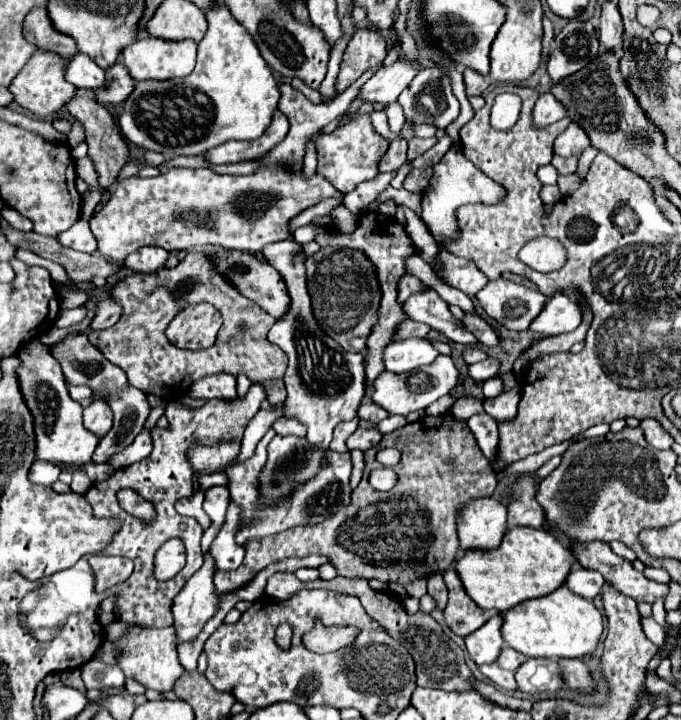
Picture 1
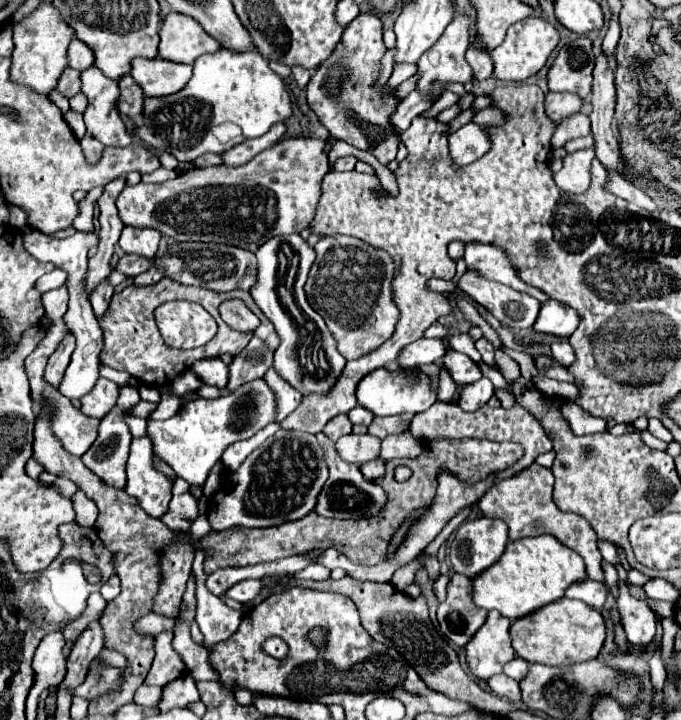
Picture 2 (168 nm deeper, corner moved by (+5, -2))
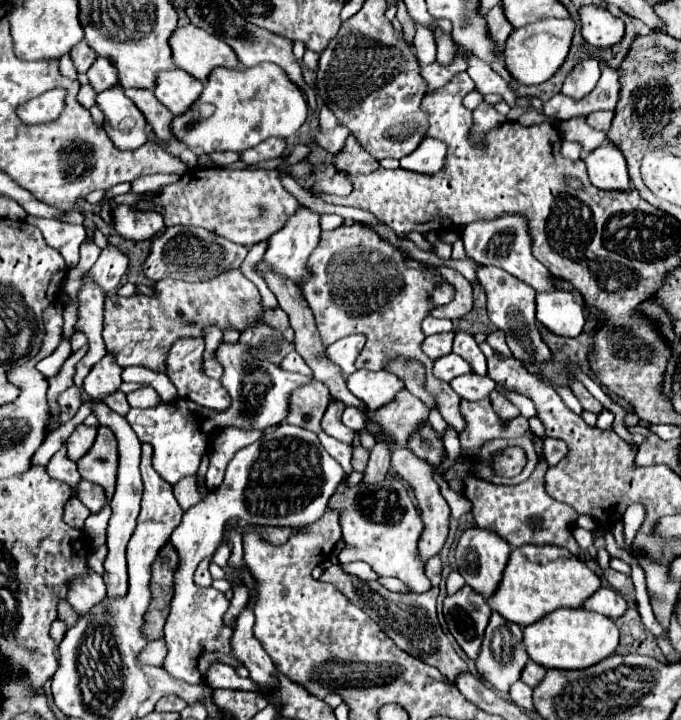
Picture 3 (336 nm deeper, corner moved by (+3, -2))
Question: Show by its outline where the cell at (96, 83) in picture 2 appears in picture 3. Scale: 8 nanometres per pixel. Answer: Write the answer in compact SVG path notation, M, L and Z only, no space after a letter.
M110 89L110 91L102 91L96 97L96 103L100 105L100 109L104 111L104 129L108 133L108 137L112 139L112 143L122 149L122 151L134 151L138 147L142 147L148 141L146 135L146 119L140 113L140 109L124 95L124 89Z

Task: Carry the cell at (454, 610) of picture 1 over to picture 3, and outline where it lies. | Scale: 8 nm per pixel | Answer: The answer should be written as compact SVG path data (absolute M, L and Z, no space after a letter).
M464 585L454 595L444 599L444 617L448 629L470 659L476 659L484 639L484 629L490 619L490 607L474 589Z

